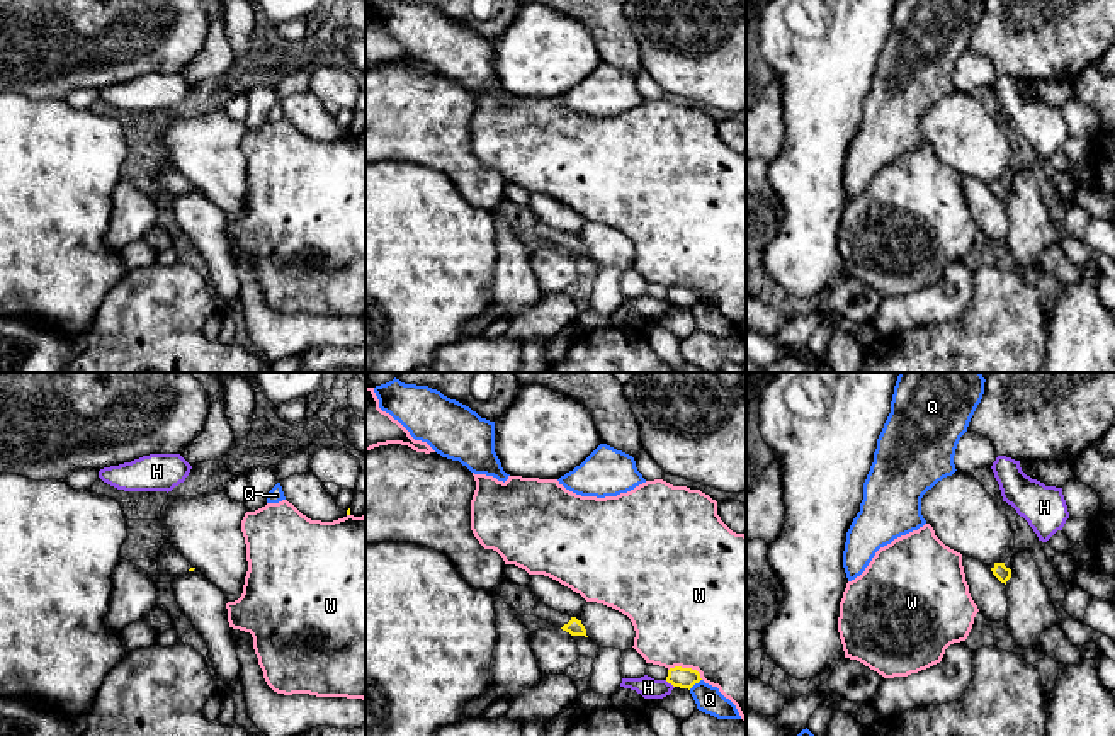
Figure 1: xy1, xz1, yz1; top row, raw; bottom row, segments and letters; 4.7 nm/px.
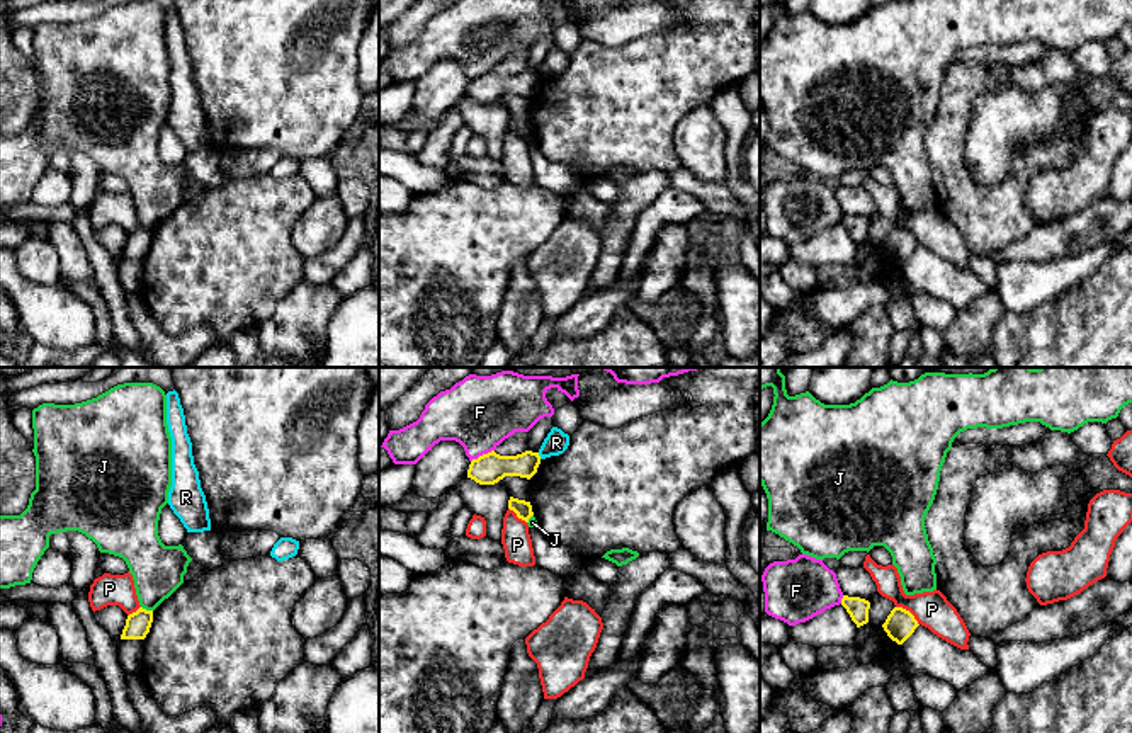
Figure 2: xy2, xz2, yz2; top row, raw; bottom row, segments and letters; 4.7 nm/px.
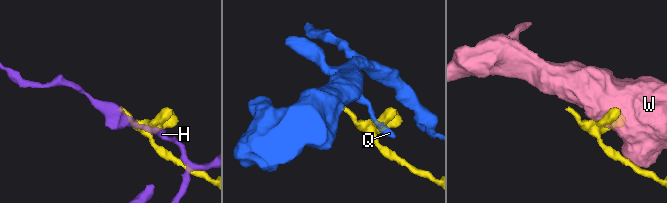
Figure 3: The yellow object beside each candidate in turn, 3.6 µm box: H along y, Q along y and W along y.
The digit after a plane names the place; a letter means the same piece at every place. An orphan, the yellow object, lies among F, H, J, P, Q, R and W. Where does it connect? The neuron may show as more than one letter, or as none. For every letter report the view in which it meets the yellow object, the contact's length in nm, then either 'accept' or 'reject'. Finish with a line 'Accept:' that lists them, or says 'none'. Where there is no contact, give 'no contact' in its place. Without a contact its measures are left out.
F: xz2 | 130 nm | reject
H: xz1 | 60 nm | reject
J: xy2 | 60 nm | reject
P: yz2 | 140 nm | reject
Q: xz1 | 80 nm | reject
R: xz2 | 40 nm | reject
W: xz1 | 180 nm | reject
Accept: none

